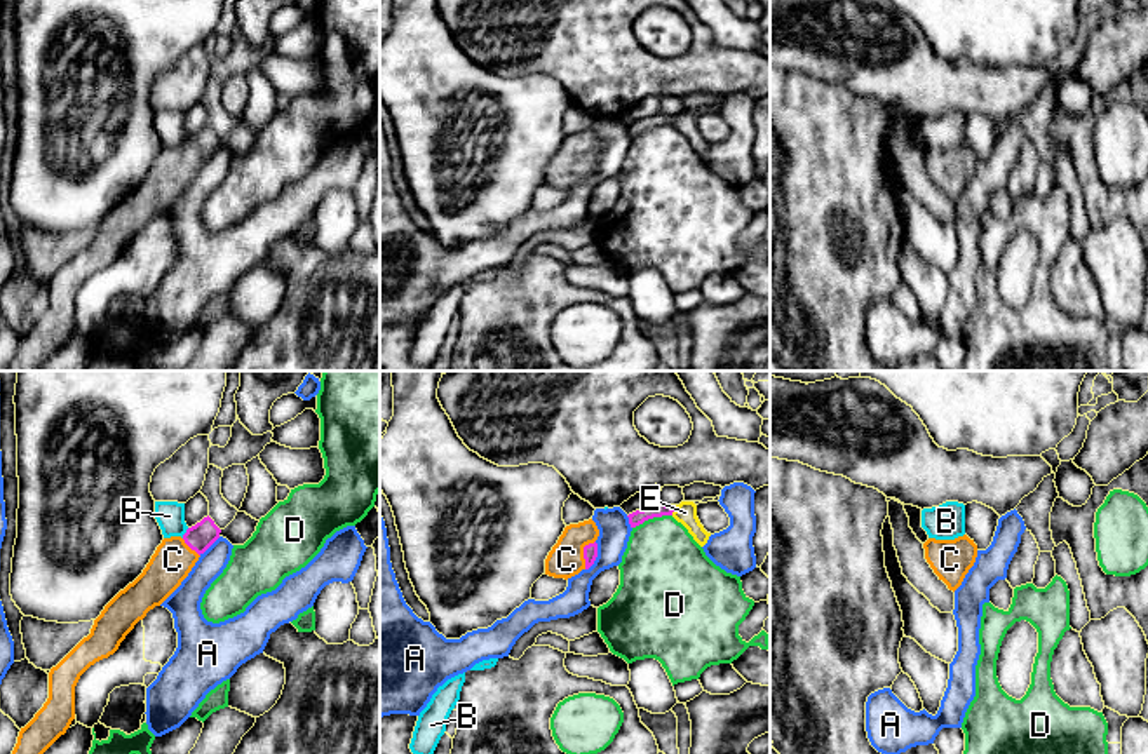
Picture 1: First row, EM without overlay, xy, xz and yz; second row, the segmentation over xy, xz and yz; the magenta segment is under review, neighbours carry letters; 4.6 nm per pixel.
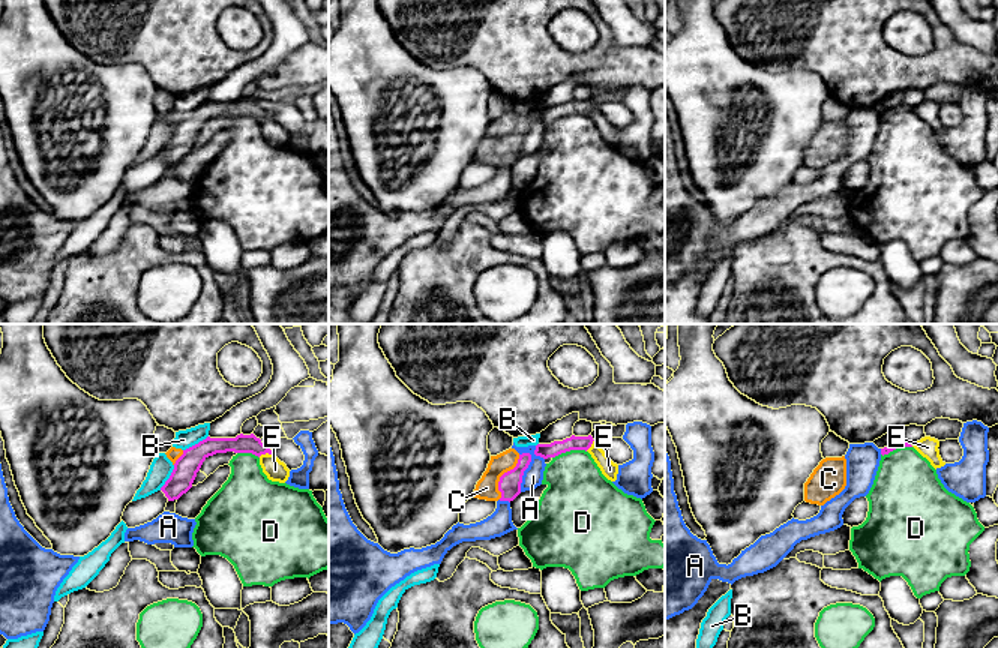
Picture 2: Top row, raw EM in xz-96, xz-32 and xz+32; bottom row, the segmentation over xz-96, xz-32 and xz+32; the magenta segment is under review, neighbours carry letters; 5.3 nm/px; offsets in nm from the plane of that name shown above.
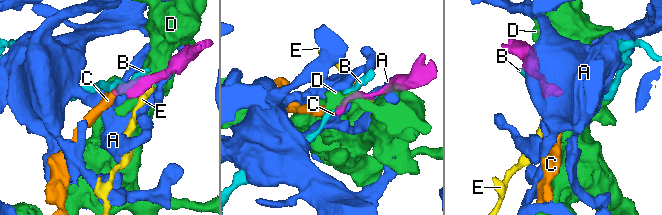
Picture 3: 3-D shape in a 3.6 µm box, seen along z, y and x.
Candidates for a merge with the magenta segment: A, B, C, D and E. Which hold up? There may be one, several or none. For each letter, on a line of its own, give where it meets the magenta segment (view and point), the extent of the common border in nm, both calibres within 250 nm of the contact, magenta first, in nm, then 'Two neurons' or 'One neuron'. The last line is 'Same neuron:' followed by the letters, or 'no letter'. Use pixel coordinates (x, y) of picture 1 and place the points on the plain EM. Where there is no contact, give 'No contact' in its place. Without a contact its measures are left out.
A: Touches magenta at xz (596, 166). Shared border 140 nm. Thickness 60 nm (magenta) against 150 nm. Two neurons
B: Touches magenta at xy (185, 143). Shared border 60 nm. Thickness 120 nm (magenta) against 130 nm. Two neurons
C: Touches magenta at xz (584, 162). Shared border 140 nm. Thickness 60 nm (magenta) against 160 nm. One neuron
D: Touches magenta at xz (652, 127). Shared border 200 nm. Thickness 70 nm (magenta) against 400 nm. Two neurons
E: Touches magenta at xz (675, 119). Shared border 50 nm. Thickness 70 nm (magenta) against 100 nm. Two neurons
Same neuron: C

